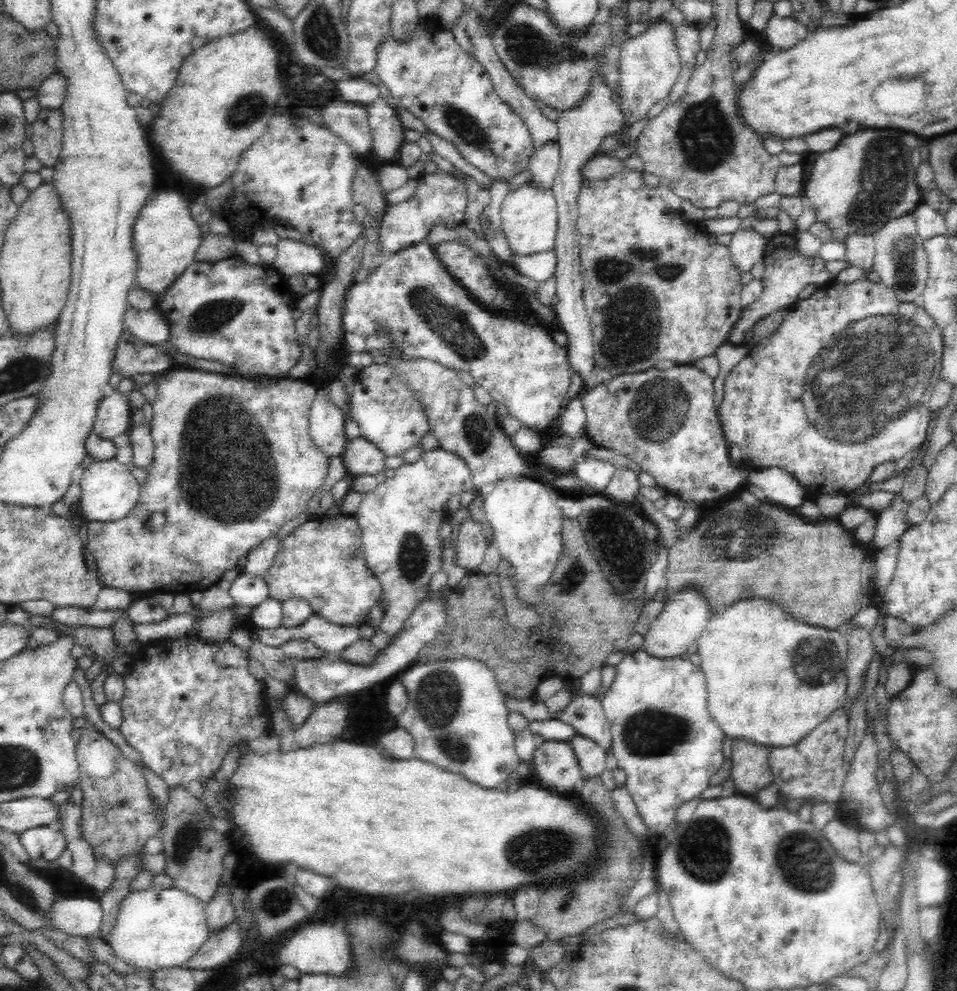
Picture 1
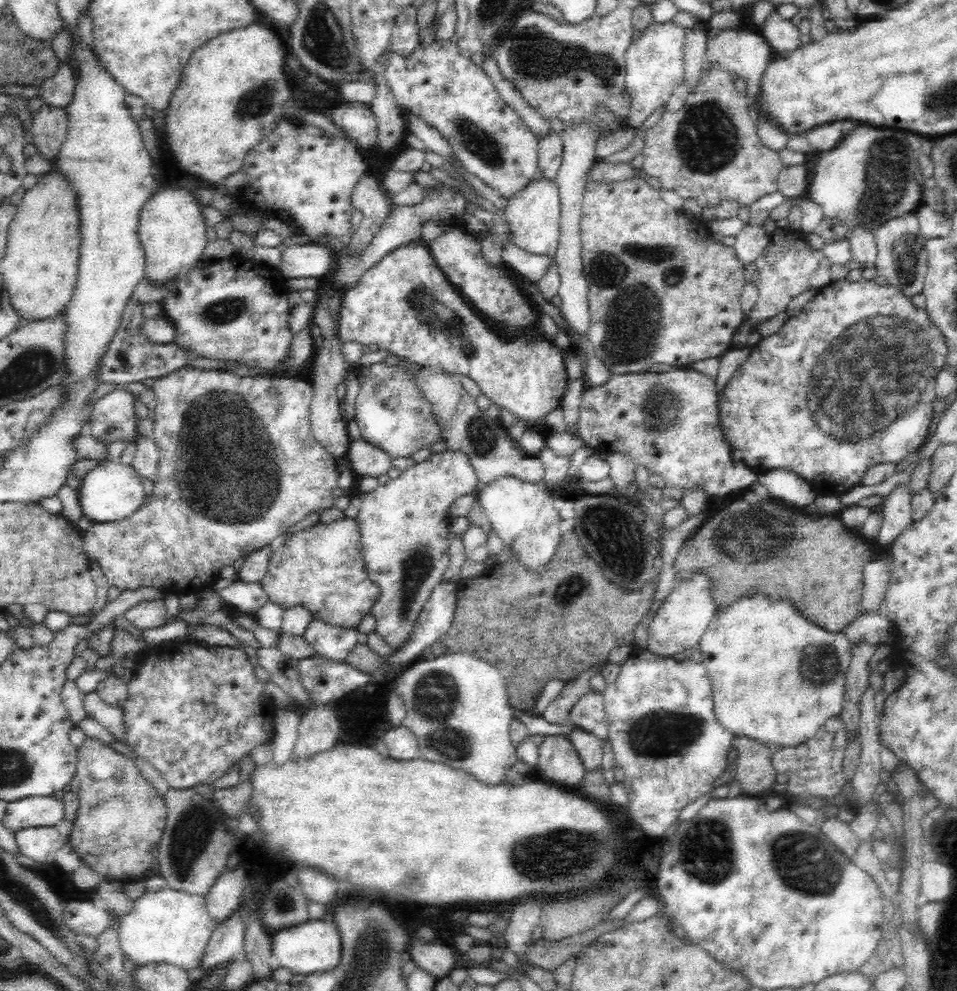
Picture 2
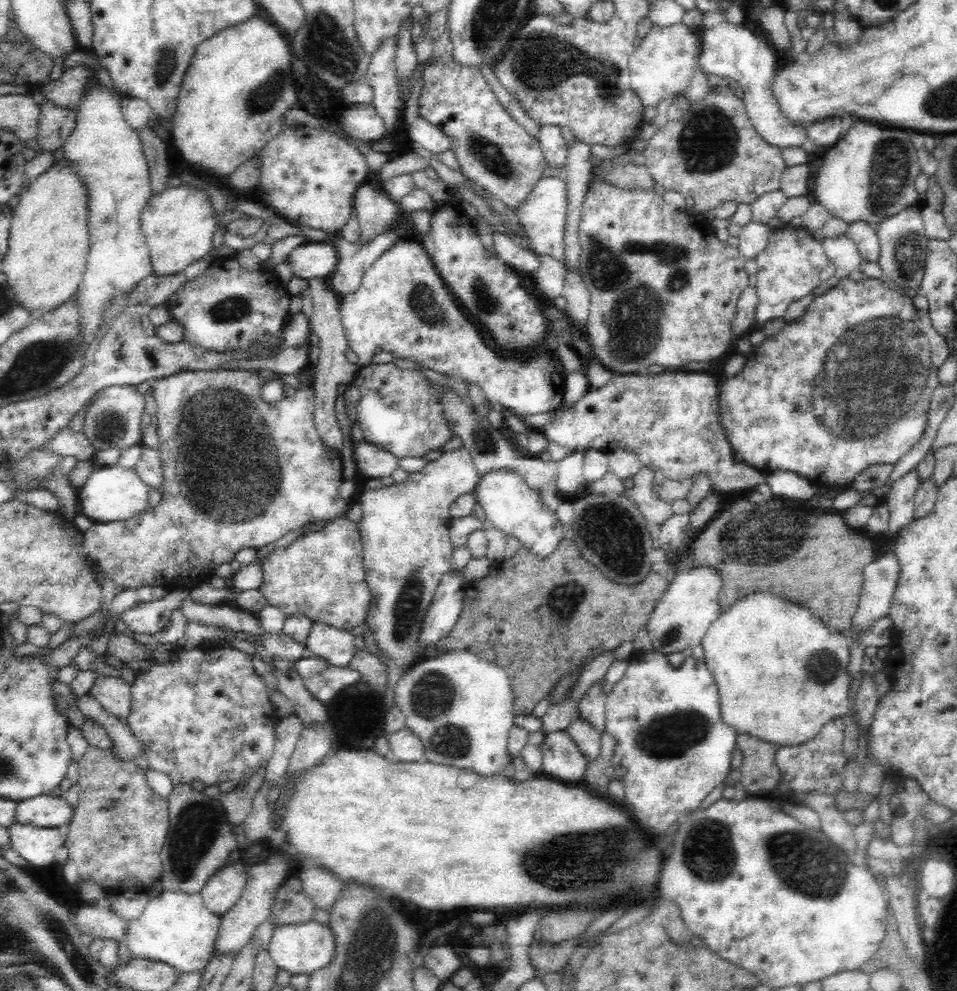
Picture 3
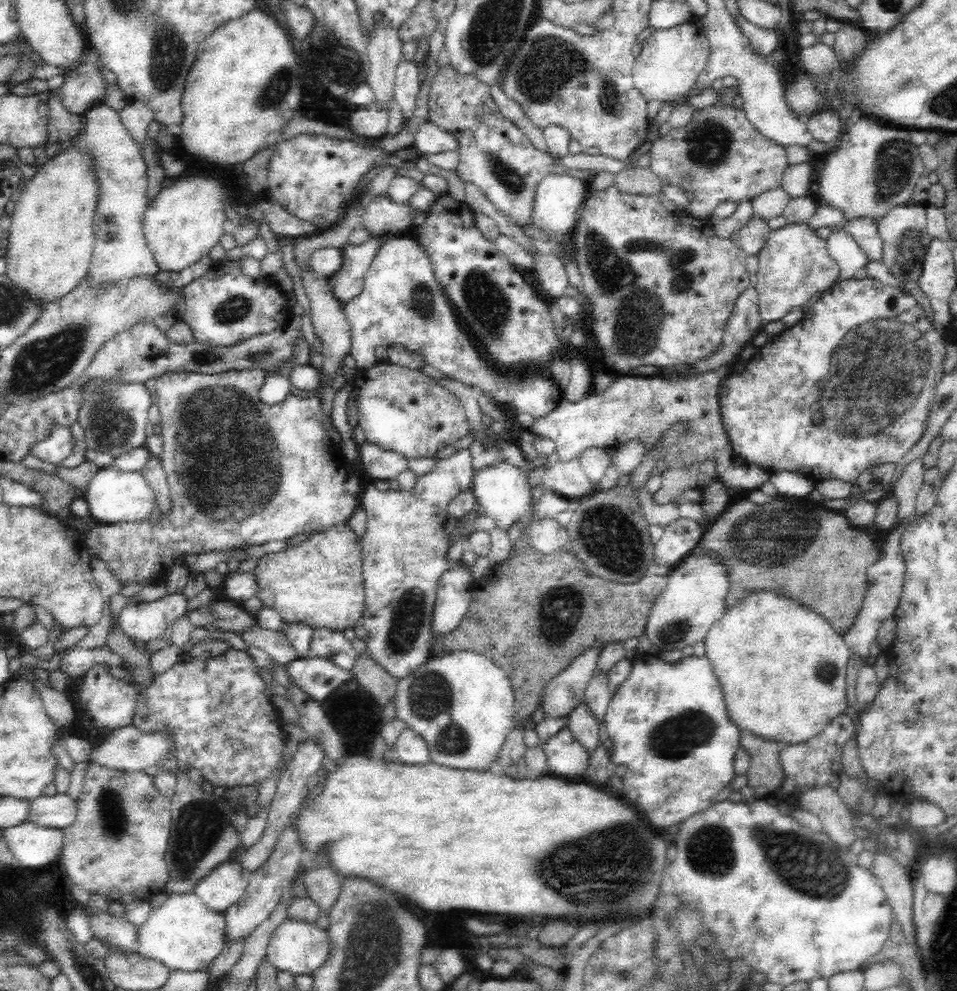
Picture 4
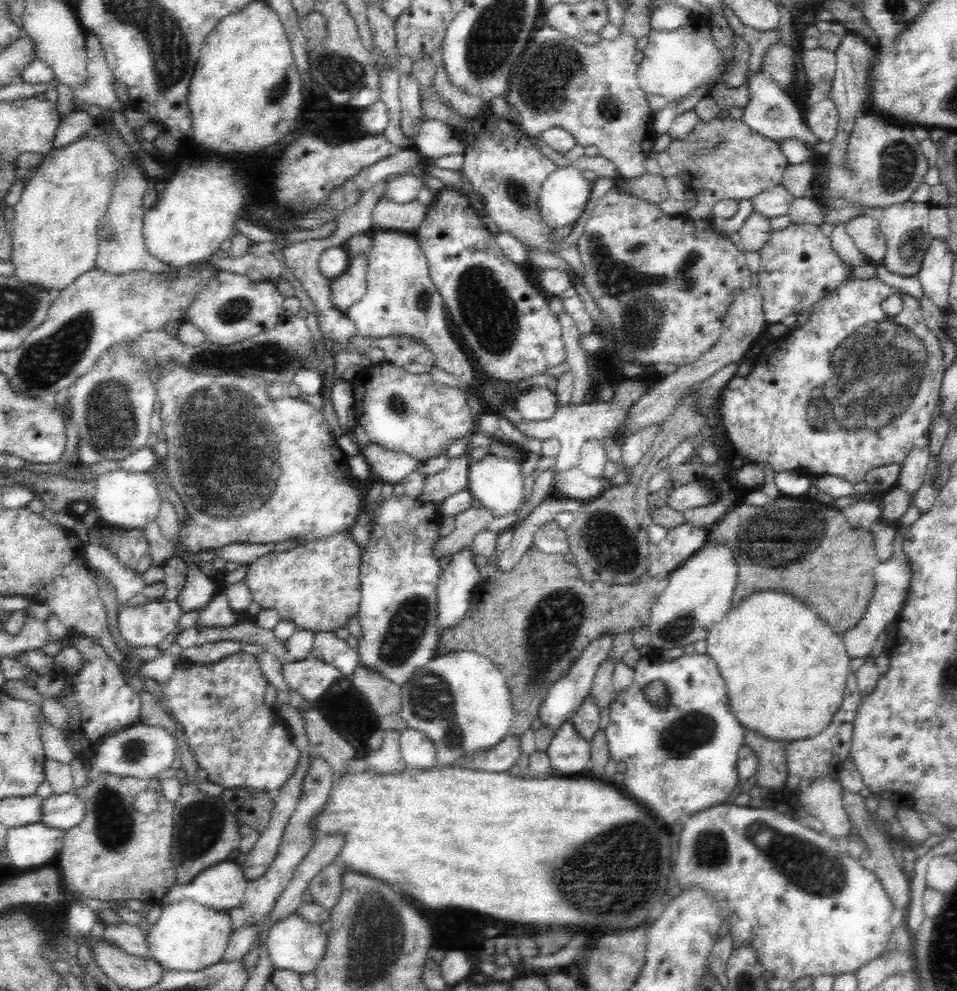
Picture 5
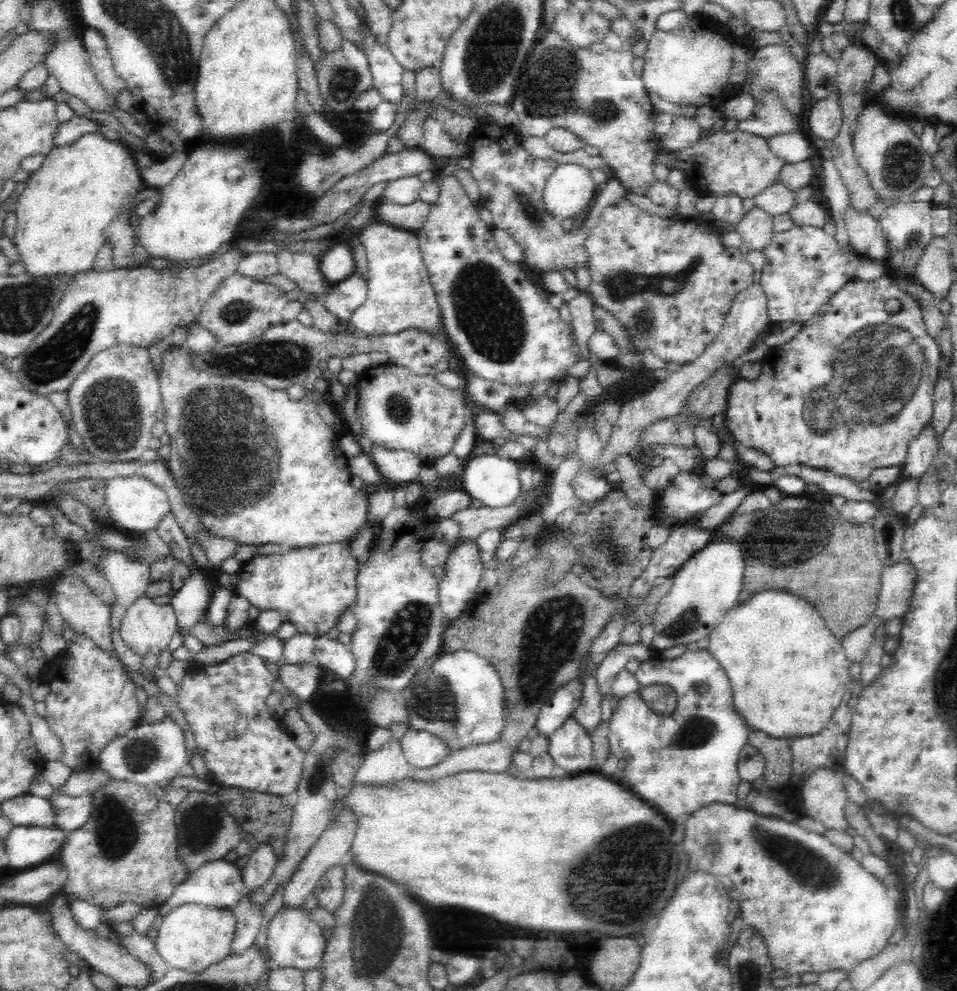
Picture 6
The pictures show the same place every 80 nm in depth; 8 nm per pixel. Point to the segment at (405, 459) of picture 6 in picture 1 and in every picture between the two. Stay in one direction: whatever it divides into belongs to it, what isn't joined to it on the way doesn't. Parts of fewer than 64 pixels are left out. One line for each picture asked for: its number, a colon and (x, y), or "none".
1: (360, 456)
2: (366, 459)
3: (372, 461)
4: (383, 464)
5: (386, 465)

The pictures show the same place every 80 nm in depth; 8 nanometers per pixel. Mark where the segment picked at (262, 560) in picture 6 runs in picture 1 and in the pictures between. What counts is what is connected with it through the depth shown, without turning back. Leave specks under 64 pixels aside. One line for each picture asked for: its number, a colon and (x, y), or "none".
1: (322, 560)
2: (321, 568)
3: (320, 575)
4: (319, 582)
5: (316, 585)

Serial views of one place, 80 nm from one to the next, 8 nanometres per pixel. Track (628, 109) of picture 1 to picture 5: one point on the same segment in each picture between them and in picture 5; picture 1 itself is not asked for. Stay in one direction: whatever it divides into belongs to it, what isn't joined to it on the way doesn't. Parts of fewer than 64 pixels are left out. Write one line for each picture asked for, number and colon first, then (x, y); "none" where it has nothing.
2: (655, 62)
3: (660, 67)
4: (670, 61)
5: (675, 62)

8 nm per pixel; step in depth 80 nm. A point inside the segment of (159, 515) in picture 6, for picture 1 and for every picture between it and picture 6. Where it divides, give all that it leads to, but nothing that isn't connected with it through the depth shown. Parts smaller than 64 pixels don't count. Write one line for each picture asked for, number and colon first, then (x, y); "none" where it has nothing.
1: (109, 491)
2: (112, 491)
3: (111, 493)
4: (113, 495)
5: (126, 499)

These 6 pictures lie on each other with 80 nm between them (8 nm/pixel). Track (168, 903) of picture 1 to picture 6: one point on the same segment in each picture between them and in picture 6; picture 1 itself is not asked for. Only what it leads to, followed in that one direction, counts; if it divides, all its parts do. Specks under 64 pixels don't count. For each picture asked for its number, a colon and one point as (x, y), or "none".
2: (169, 926)
3: (176, 928)
4: (183, 934)
5: (188, 936)
6: (191, 937)

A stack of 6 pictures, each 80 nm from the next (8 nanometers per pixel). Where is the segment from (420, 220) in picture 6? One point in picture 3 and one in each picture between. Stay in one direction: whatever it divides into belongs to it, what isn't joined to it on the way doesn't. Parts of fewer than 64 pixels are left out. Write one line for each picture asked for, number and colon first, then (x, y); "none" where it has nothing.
3: (376, 211)
4: (382, 215)
5: (387, 215)

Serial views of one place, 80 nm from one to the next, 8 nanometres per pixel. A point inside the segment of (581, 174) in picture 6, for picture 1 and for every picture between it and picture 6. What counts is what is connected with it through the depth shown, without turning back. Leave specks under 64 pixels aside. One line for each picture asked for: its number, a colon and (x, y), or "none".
1: (529, 219)
2: (533, 216)
3: (543, 214)
4: (558, 199)
5: (564, 194)

